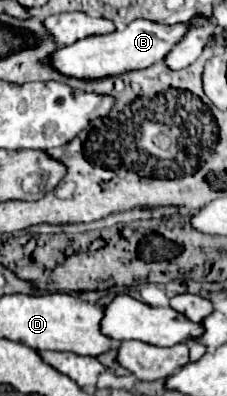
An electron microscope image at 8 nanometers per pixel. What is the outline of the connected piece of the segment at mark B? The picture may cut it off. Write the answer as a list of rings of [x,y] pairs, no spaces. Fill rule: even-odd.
[[[134,20],[126,26],[122,32],[112,32],[104,36],[88,36],[84,40],[78,40],[70,46],[62,46],[50,54],[50,66],[68,78],[78,80],[104,80],[110,76],[122,76],[130,70],[142,70],[152,66],[154,62],[160,62],[172,46],[186,34],[186,24],[176,26],[162,26],[150,20]]]

